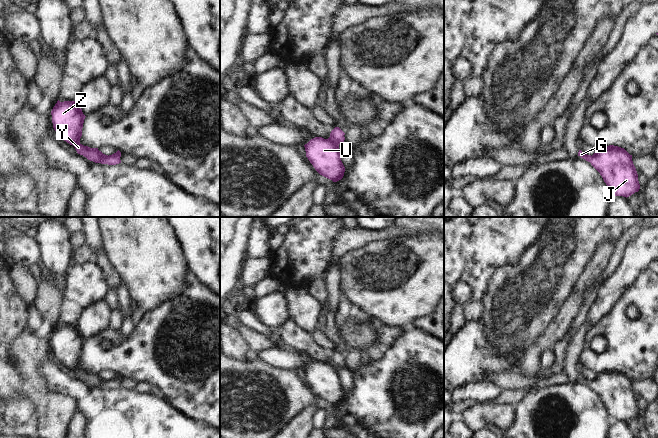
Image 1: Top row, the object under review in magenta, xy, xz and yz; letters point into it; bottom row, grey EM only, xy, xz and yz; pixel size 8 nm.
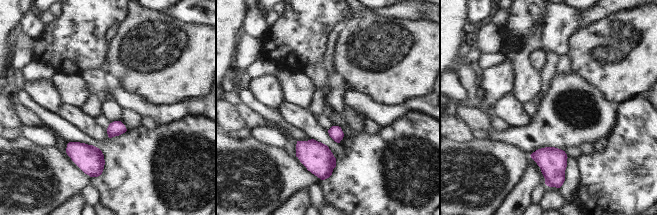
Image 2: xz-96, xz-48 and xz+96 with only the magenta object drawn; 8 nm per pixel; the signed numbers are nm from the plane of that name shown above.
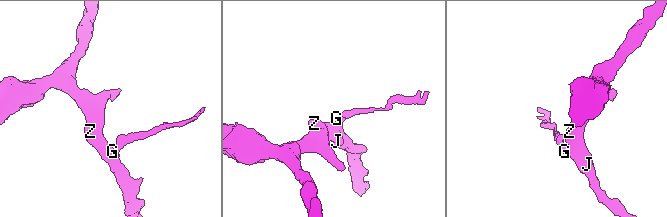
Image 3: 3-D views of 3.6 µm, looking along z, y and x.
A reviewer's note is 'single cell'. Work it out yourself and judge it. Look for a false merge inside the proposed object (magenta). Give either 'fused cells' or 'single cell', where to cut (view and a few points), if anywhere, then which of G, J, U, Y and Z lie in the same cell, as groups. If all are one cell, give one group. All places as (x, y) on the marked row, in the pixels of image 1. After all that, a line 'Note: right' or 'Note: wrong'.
single cell; cut none; groups G J U Y Z
Note: right

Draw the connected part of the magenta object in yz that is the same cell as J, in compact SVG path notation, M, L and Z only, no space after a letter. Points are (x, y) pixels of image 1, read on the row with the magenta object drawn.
M609 145L599 147L591 156L579 150L578 156L590 162L600 173L612 197L629 197L640 189L638 174L630 155L624 148Z

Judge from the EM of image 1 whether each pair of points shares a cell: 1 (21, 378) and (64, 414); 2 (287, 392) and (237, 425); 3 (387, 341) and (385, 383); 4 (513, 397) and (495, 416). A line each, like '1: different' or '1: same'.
1: same
2: same
3: different
4: different

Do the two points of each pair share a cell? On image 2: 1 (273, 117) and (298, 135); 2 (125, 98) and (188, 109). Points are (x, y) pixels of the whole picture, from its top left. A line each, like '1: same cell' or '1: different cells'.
1: same cell
2: same cell

